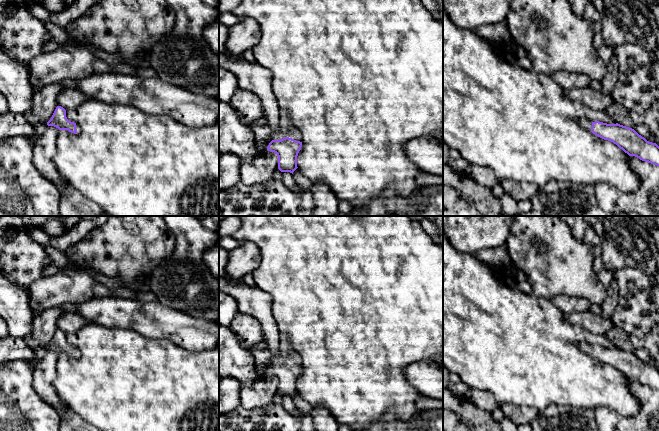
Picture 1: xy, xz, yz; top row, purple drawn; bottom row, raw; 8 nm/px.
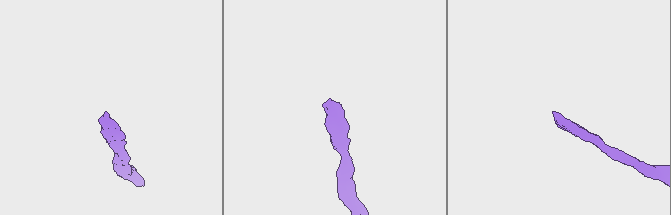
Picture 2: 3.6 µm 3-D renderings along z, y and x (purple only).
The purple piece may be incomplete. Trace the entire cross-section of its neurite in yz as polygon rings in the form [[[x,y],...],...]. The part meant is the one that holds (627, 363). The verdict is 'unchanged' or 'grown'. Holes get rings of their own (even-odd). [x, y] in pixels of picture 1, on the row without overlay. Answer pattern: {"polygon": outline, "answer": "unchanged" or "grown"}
{"polygon": [[[579,343],[578,347],[596,360],[613,366],[629,380],[659,390],[659,370],[647,365],[634,353],[618,347],[591,346],[587,343]]], "answer": "grown"}

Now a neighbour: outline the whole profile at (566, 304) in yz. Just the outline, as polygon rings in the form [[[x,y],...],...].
[[[556,295],[551,301],[563,314],[588,311],[591,305],[591,303],[584,298],[567,295]]]

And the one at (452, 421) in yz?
[[[443,410],[443,431],[475,431],[475,429],[457,413]]]

